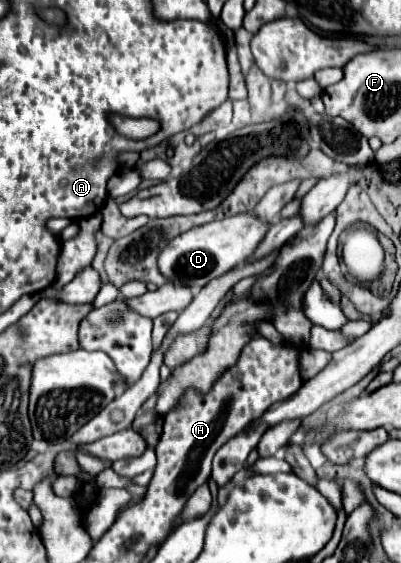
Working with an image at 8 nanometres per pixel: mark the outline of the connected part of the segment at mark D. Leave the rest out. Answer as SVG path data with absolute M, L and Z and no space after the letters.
M237 213L225 219L215 219L201 227L193 227L179 237L175 237L159 257L159 269L165 273L167 281L189 285L193 293L205 287L211 279L227 273L229 269L245 263L247 257L257 249L259 241L265 237L269 223L255 217L253 213Z

